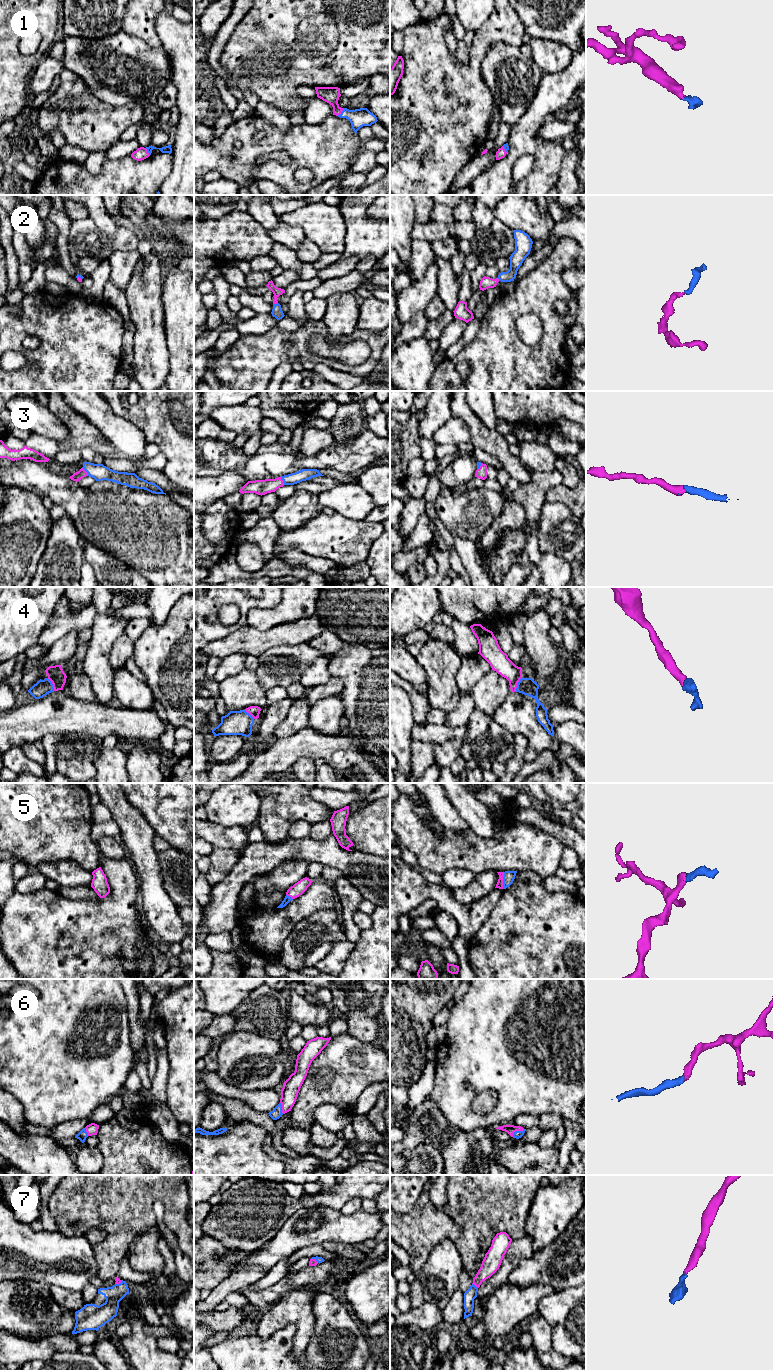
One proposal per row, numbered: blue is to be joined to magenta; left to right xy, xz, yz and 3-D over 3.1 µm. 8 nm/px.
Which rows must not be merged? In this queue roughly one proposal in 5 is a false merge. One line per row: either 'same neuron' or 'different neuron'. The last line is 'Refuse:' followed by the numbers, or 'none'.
1: same neuron
2: same neuron
3: same neuron
4: same neuron
5: same neuron
6: same neuron
7: same neuron
Refuse: none

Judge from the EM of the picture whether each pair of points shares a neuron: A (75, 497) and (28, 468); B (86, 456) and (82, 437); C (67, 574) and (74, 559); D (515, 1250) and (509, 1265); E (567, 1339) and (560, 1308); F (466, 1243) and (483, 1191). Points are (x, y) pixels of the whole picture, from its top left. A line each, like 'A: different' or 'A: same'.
A: same
B: different
C: same
D: same
E: same
F: same

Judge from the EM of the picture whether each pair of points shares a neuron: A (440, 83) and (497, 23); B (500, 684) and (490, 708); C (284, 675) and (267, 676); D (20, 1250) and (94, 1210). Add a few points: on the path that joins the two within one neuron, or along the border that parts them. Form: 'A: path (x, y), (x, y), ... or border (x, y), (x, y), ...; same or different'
A: path (458, 79), (474, 63), (476, 53), (482, 41); same
B: path (494, 690), (490, 694), (490, 702); same
C: path (280, 675), (271, 675); same
D: border (57, 1231), (67, 1236), (80, 1236); different

